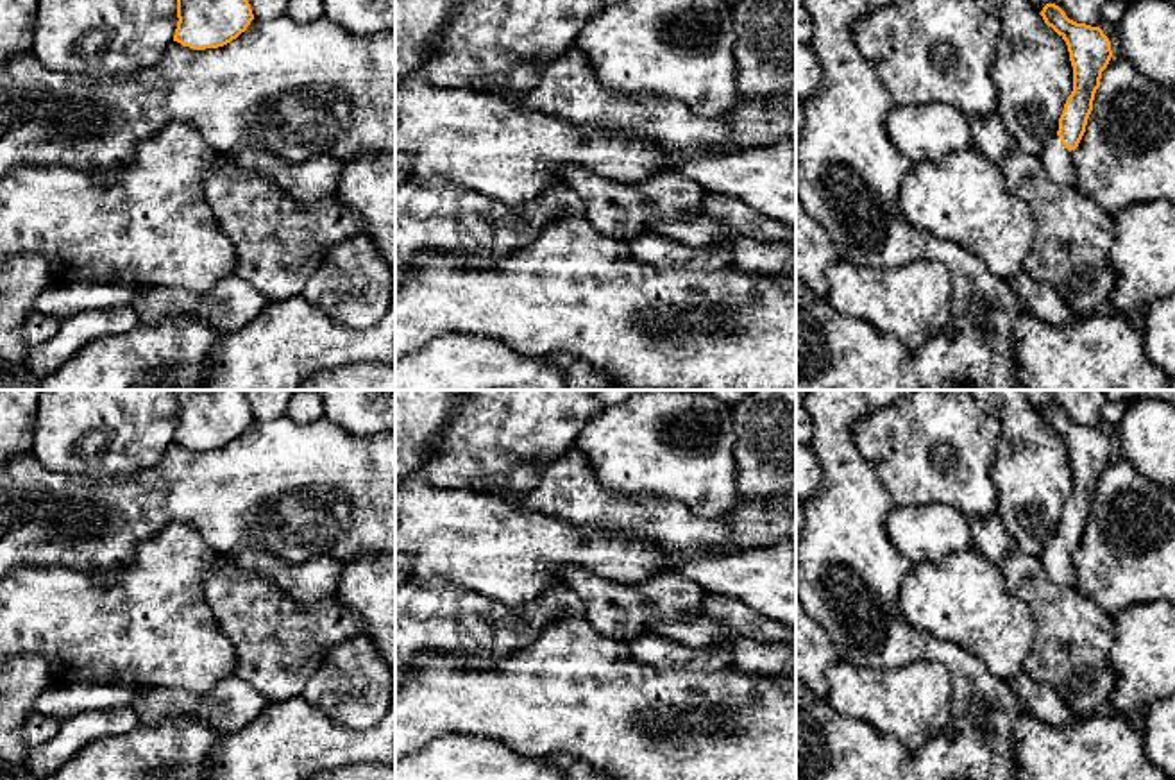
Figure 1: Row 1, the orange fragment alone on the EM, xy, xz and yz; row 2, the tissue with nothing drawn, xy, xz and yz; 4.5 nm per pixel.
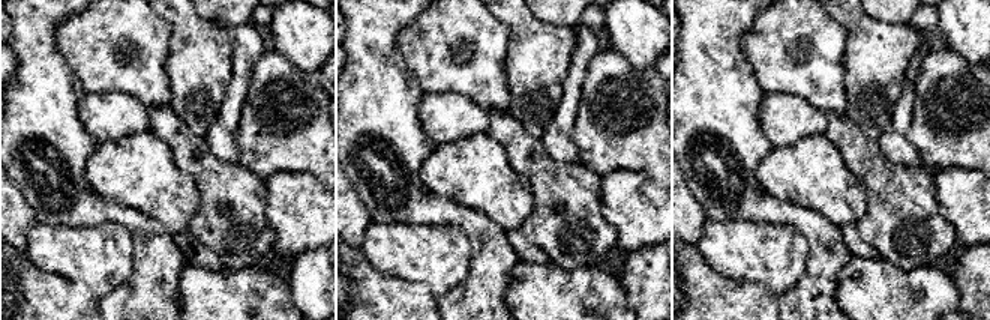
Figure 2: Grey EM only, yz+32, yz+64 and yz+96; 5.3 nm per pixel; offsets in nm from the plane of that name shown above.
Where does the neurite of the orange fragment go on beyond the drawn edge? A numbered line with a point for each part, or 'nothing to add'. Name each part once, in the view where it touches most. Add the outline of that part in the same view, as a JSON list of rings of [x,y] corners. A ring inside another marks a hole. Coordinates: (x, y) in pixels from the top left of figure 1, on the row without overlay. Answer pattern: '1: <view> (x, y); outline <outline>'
1: yz (1056, 559); outline [[[1055,537],[1039,556],[1046,574],[1052,581],[1066,587],[1075,587],[1075,569],[1071,553]]]

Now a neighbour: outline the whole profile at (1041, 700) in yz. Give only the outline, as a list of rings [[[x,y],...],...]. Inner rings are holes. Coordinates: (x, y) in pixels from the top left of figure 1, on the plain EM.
[[[1025,673],[1009,678],[1007,685],[1021,698],[1028,712],[1041,721],[1059,728],[1077,723],[1078,717],[1069,710],[1053,687],[1039,683]]]

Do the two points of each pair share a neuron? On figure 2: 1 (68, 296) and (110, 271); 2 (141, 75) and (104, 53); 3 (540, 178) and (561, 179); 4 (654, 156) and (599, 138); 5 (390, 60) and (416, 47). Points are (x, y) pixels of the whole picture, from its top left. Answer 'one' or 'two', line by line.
1: two
2: one
3: one
4: one
5: two

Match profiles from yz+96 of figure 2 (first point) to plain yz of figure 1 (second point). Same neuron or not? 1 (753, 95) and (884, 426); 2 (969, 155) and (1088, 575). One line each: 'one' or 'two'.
1: two
2: one

